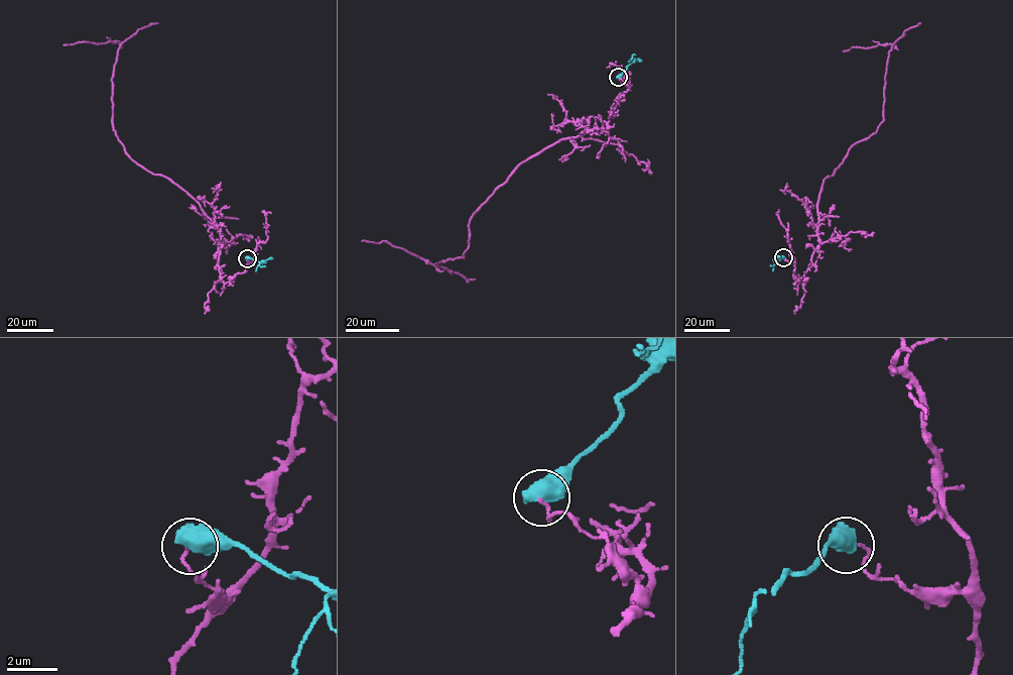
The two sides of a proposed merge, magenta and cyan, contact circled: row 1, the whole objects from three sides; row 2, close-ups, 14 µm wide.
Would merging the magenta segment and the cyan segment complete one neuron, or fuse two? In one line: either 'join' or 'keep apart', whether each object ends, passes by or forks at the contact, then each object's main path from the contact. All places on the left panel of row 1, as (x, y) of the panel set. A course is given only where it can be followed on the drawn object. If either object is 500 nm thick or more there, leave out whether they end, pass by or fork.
keep apart; course magenta (247, 258), (224, 284), (220, 231), (199, 203), (139, 164), (116, 137), (112, 77), (121, 42), (64, 44); course cyan (247, 258), (261, 262), (272, 257)

